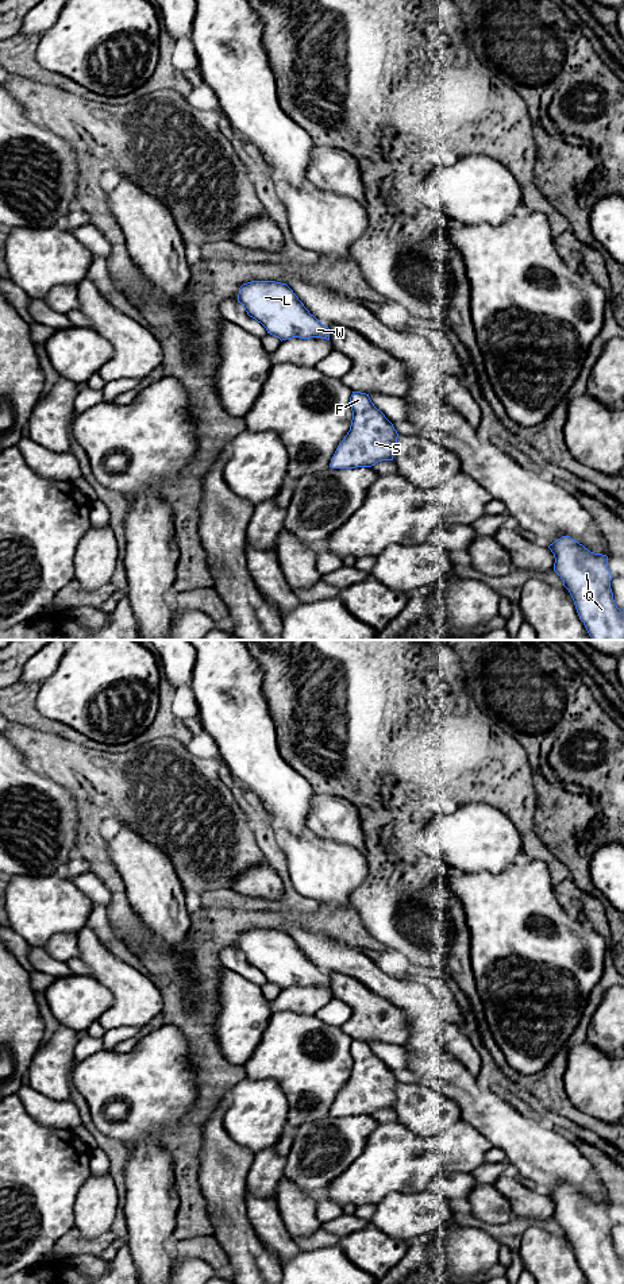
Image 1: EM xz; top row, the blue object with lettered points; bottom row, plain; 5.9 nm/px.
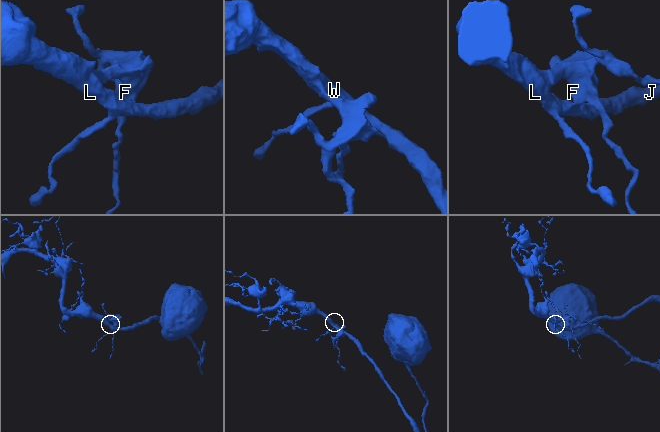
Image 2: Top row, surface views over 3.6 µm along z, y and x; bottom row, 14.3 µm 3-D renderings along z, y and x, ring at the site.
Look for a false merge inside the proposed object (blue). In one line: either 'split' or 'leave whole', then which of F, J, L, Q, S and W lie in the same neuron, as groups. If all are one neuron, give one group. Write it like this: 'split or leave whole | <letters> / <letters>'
leave whole | F J L Q S W

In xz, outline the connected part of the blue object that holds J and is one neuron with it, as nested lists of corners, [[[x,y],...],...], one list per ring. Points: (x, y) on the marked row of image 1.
[[[562,536],[548,545],[554,554],[554,571],[569,590],[579,620],[583,622],[592,640],[624,640],[624,612],[613,599],[610,581],[613,575],[608,568],[608,556],[590,552],[570,536]]]

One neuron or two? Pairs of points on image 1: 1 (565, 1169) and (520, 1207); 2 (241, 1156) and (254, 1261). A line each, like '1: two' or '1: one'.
1: two
2: one

